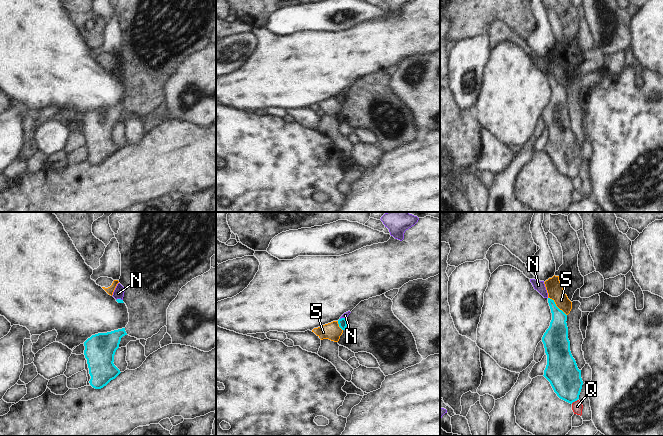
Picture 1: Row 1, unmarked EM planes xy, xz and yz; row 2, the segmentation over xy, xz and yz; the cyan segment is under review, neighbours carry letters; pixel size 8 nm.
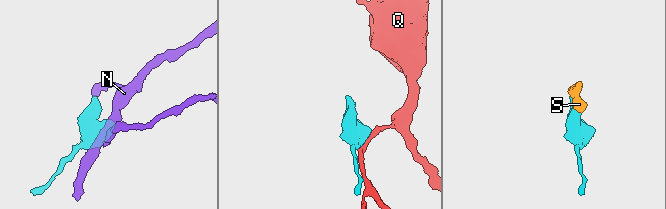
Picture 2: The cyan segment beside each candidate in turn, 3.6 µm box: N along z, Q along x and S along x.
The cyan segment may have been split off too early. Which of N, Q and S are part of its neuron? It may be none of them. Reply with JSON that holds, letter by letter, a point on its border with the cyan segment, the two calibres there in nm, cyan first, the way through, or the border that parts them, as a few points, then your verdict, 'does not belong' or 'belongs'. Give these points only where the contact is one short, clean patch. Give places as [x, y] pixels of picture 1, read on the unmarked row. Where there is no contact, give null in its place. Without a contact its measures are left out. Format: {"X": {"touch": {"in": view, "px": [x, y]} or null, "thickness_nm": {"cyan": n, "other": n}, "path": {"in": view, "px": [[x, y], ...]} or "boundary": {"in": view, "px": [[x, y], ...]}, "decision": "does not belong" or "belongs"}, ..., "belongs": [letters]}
{"N": {"touch": {"in": "xy", "px": [119, 75]}, "thickness_nm": {"cyan": 30, "other": 90}, "boundary": {"in": "xy", "px": [[122, 75], [116, 76]]}, "decision": "does not belong"}, "Q": {"touch": {"in": "yz", "px": [574, 177]}, "thickness_nm": {"cyan": 260, "other": 90}, "boundary": {"in": "yz", "px": [[577, 175], [571, 179]]}, "decision": "does not belong"}, "S": {"touch": {"in": "yz", "px": [556, 82]}, "thickness_nm": {"cyan": 190, "other": 130}, "boundary": {"in": "yz", "px": [[548, 73], [566, 91]]}, "decision": "does not belong"}, "belongs": []}

